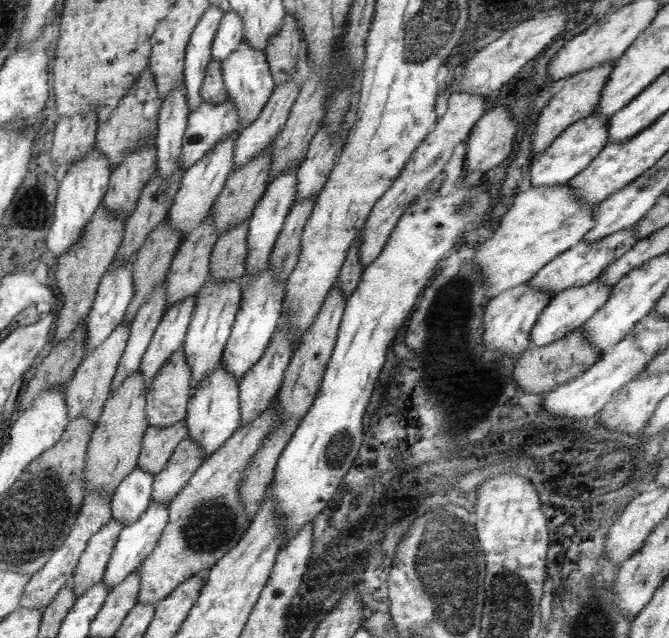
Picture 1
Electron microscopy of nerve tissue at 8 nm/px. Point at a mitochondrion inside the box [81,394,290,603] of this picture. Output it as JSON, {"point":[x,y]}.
{"point":[212,525]}

